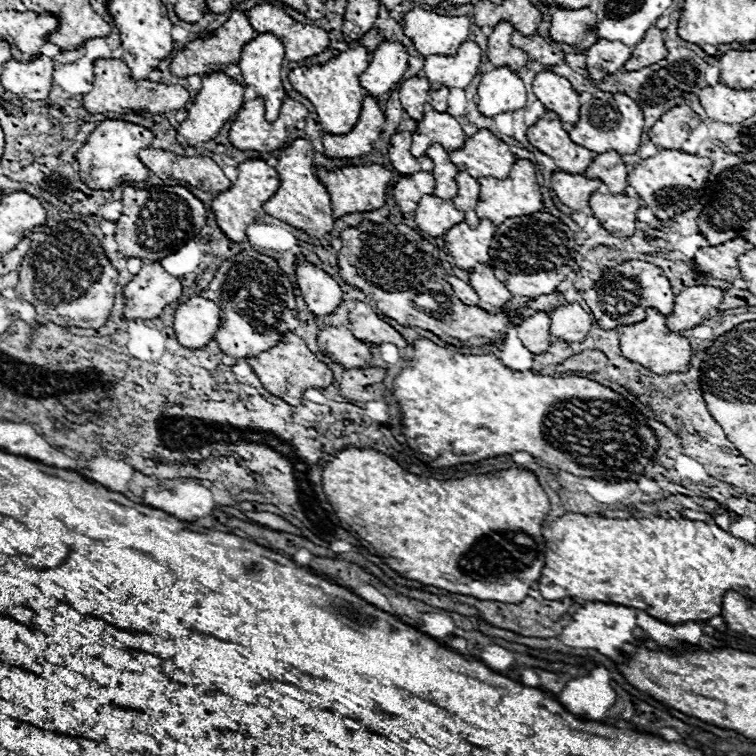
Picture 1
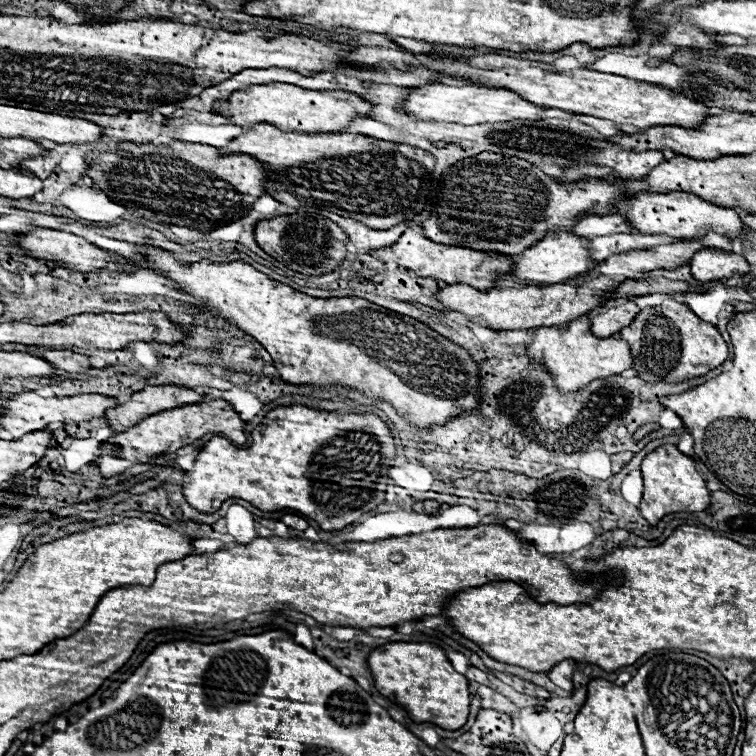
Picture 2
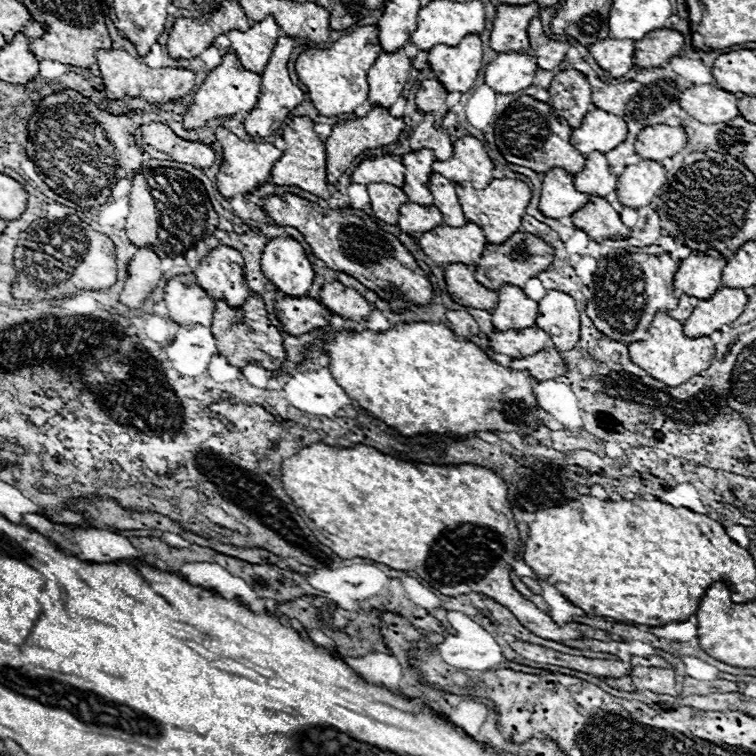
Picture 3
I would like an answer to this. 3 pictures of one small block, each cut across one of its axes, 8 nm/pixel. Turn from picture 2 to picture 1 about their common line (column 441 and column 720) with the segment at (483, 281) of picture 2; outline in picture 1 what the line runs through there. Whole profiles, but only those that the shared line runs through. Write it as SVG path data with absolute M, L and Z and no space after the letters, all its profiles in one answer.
M738 236L736 240L724 242L720 246L700 248L694 256L694 264L696 264L696 270L706 278L734 282L736 278L742 276L738 268L738 258L746 250L748 250L748 242Z

